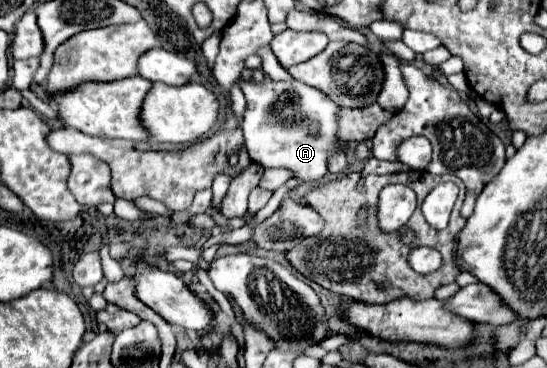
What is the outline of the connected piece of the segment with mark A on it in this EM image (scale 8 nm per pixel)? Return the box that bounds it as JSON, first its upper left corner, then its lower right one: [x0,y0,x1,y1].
[237,78,339,182]

